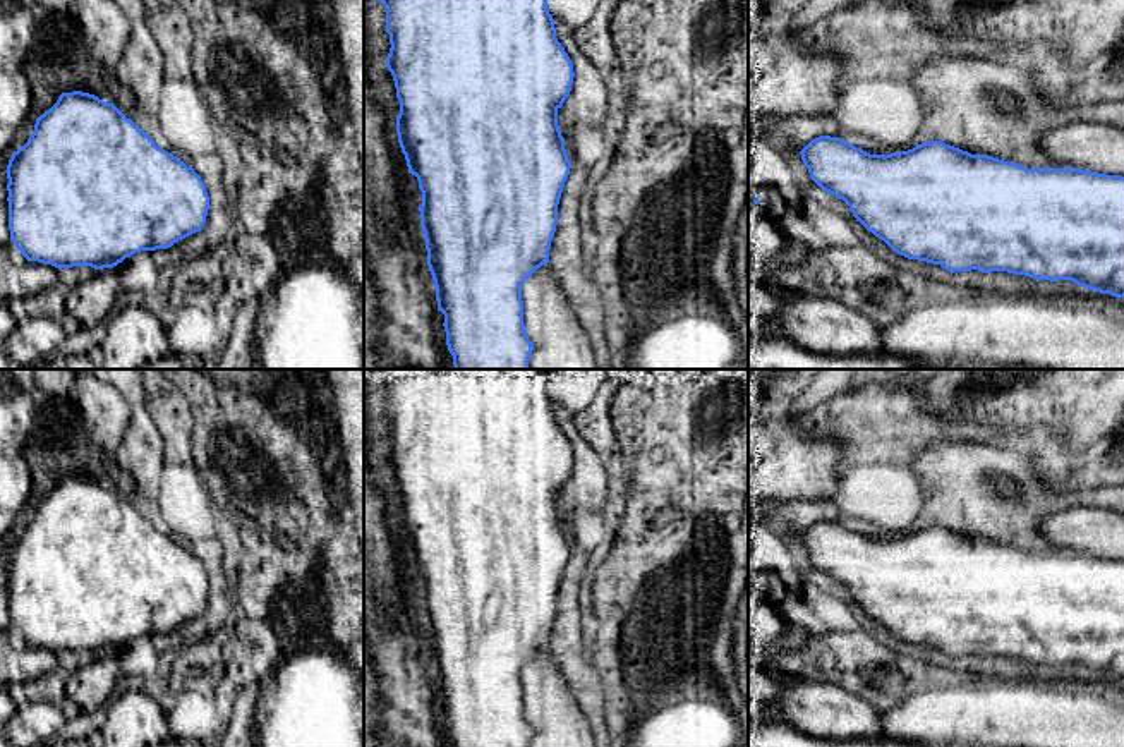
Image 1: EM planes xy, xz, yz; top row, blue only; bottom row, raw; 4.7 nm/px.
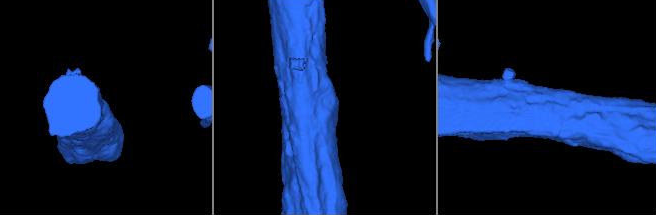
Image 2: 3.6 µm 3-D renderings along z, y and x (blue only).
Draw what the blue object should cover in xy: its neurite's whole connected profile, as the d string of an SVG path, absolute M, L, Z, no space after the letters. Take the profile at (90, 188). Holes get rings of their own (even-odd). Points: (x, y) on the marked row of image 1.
M82 91L62 93L57 103L36 118L31 137L12 153L5 172L10 240L27 261L58 270L113 268L136 252L168 249L199 232L209 210L206 185L192 167L158 148L113 103Z

